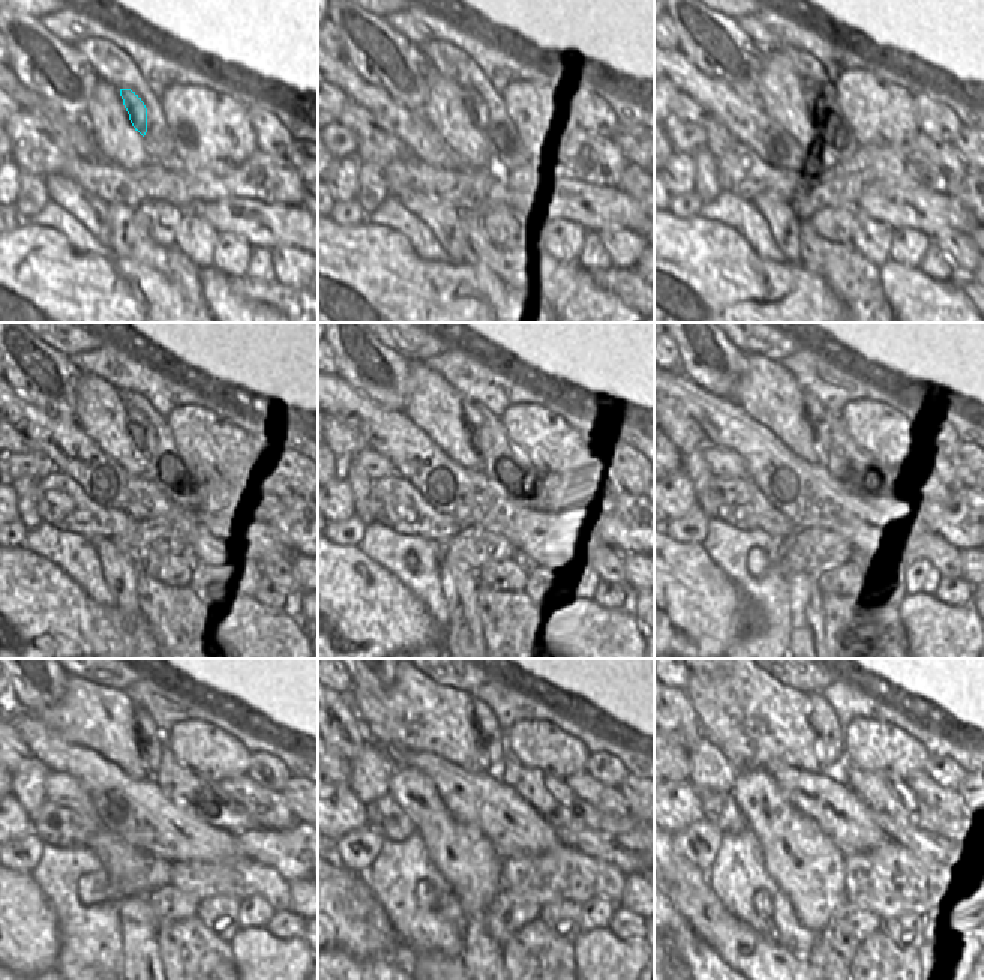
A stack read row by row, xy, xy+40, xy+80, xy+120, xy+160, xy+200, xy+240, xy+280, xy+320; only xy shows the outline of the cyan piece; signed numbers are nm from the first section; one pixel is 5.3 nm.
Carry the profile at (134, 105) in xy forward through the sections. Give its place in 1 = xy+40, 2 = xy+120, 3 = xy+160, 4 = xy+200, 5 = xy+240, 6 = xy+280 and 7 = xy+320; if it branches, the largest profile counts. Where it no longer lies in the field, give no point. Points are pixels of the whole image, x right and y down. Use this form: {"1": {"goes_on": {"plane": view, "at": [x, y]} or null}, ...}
{"1": {"goes_on": {"plane": "xy+40", "at": [476, 107]}}, "2": {"goes_on": {"plane": "xy+120", "at": [146, 437]}}, "3": {"goes_on": {"plane": "xy+160", "at": [480, 435]}}, "4": {"goes_on": {"plane": "xy+200", "at": [822, 431]}}, "5": {"goes_on": {"plane": "xy+240", "at": [152, 740]}}, "6": {"goes_on": {"plane": "xy+280", "at": [491, 739]}}, "7": {"goes_on": {"plane": "xy+320", "at": [822, 718]}}}

